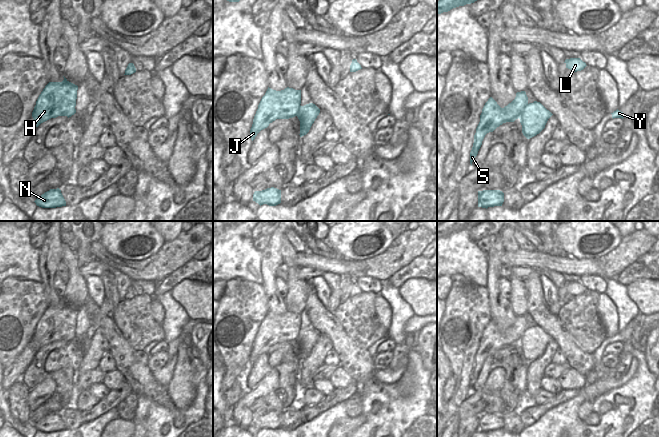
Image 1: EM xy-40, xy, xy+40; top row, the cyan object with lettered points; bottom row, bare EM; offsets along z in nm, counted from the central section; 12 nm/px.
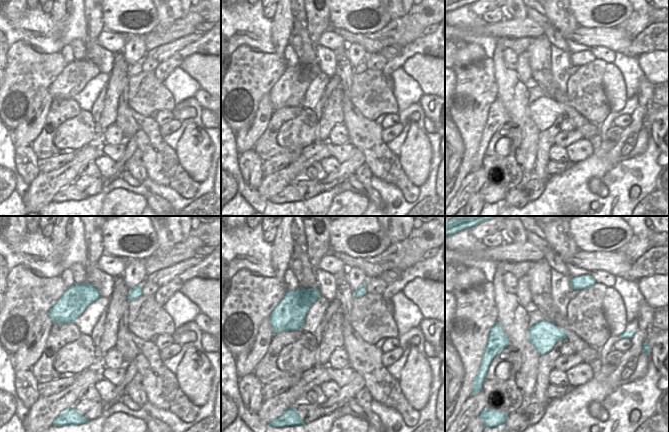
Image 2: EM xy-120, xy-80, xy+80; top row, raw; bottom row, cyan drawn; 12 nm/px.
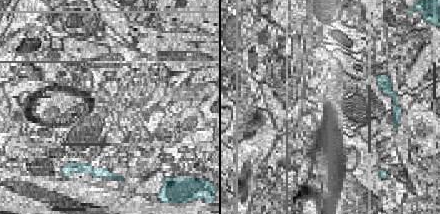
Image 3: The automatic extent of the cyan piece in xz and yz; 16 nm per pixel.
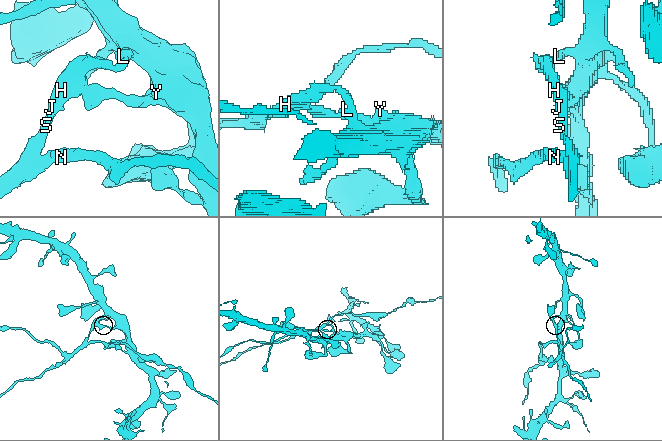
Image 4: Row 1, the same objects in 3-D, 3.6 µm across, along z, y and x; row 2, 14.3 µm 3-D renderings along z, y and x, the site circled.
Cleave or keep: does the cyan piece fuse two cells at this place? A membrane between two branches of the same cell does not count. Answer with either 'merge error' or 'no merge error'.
merge error

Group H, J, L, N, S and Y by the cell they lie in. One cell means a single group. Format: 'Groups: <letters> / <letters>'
Groups: H J N S / L Y.

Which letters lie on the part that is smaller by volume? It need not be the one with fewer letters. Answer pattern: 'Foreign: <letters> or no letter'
Foreign: H, J, N, S

